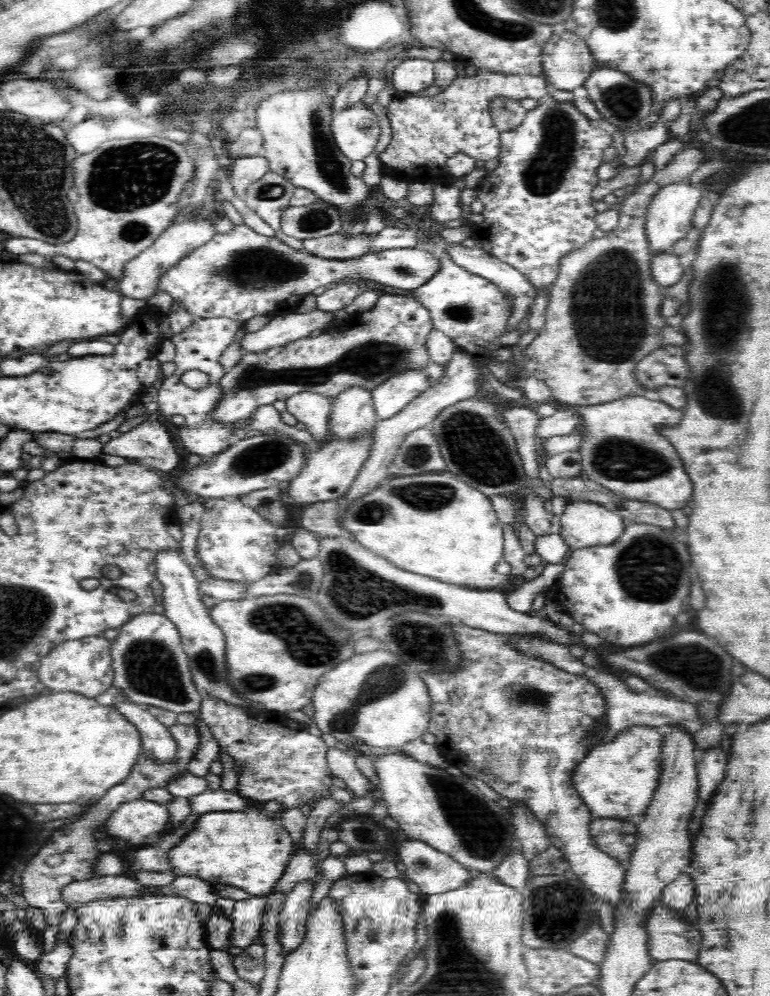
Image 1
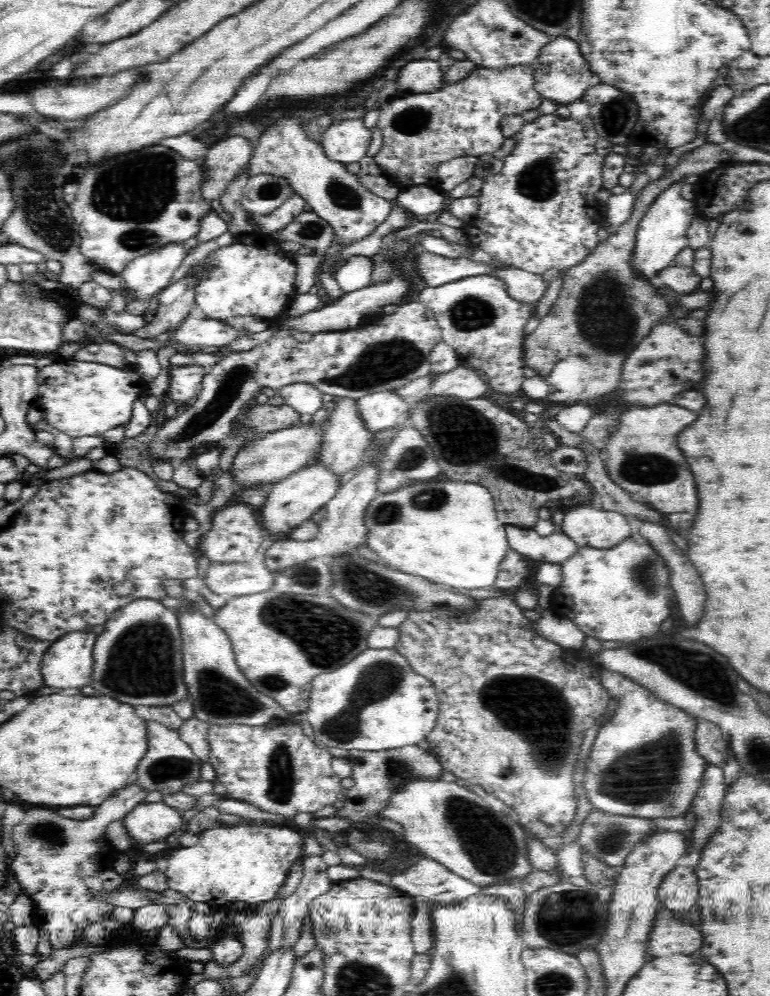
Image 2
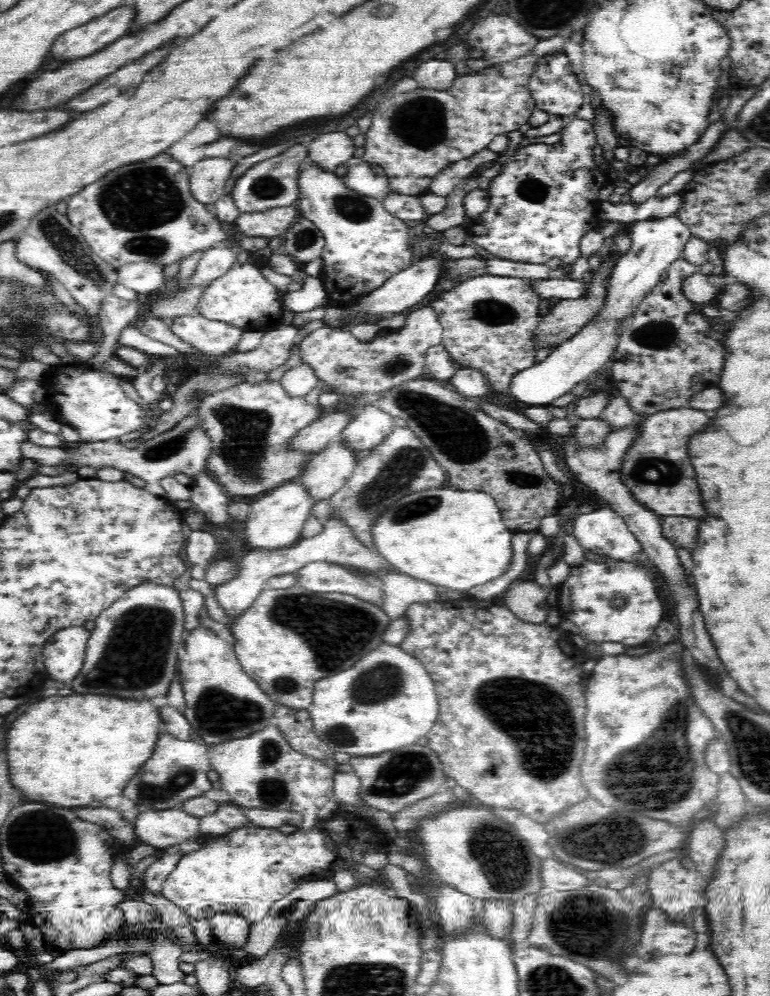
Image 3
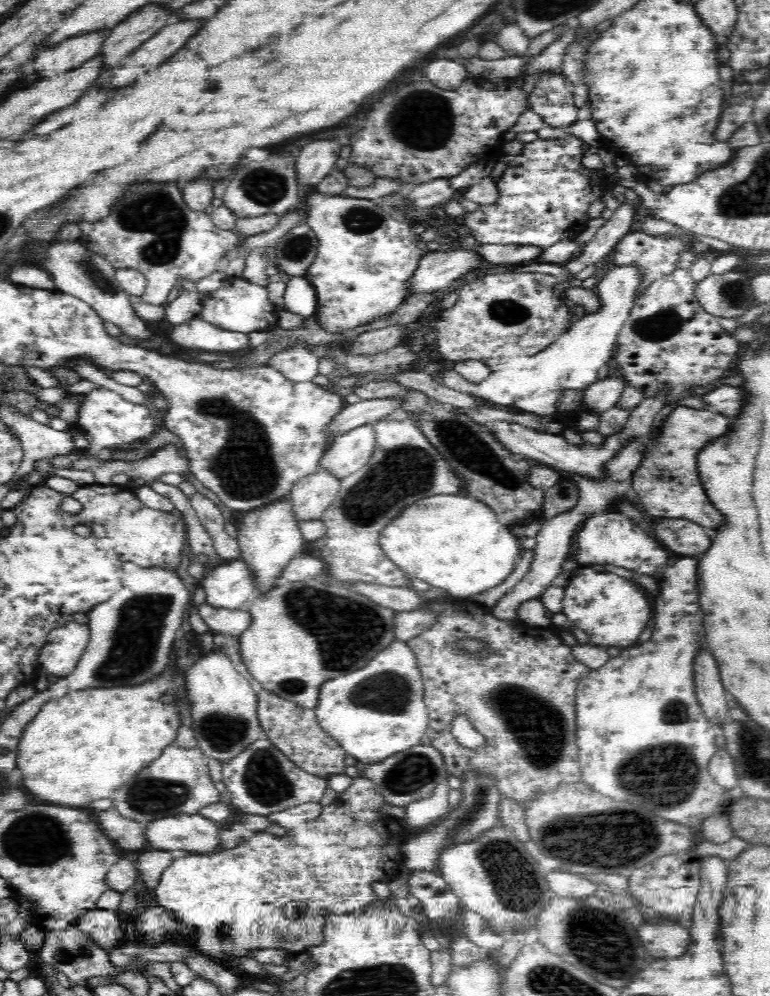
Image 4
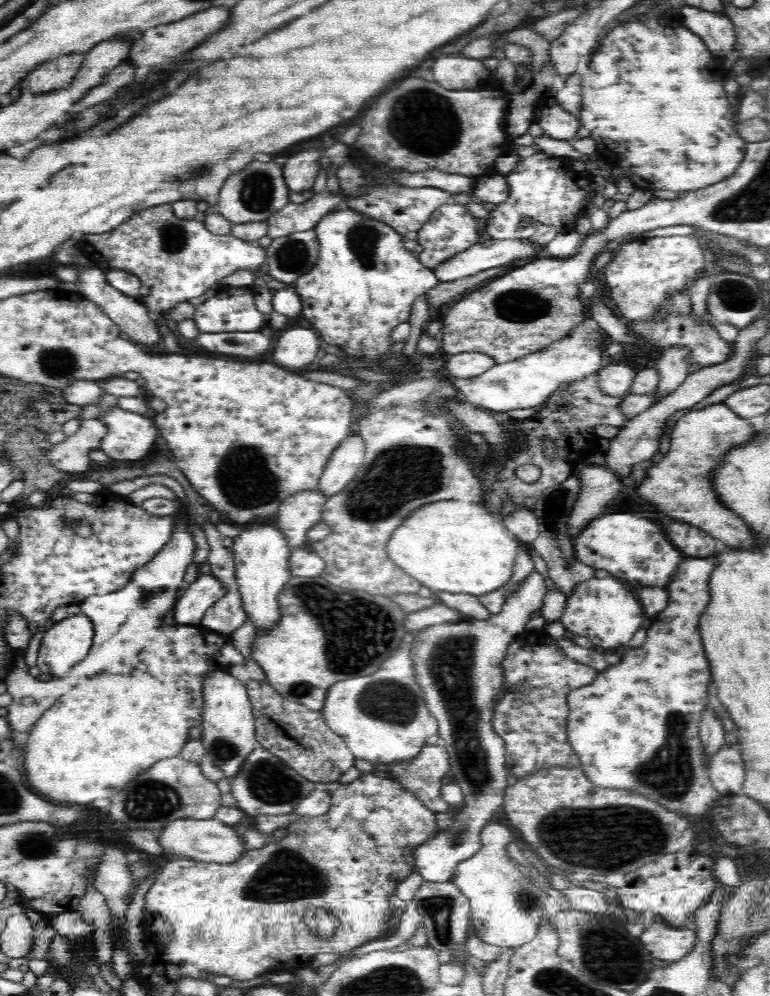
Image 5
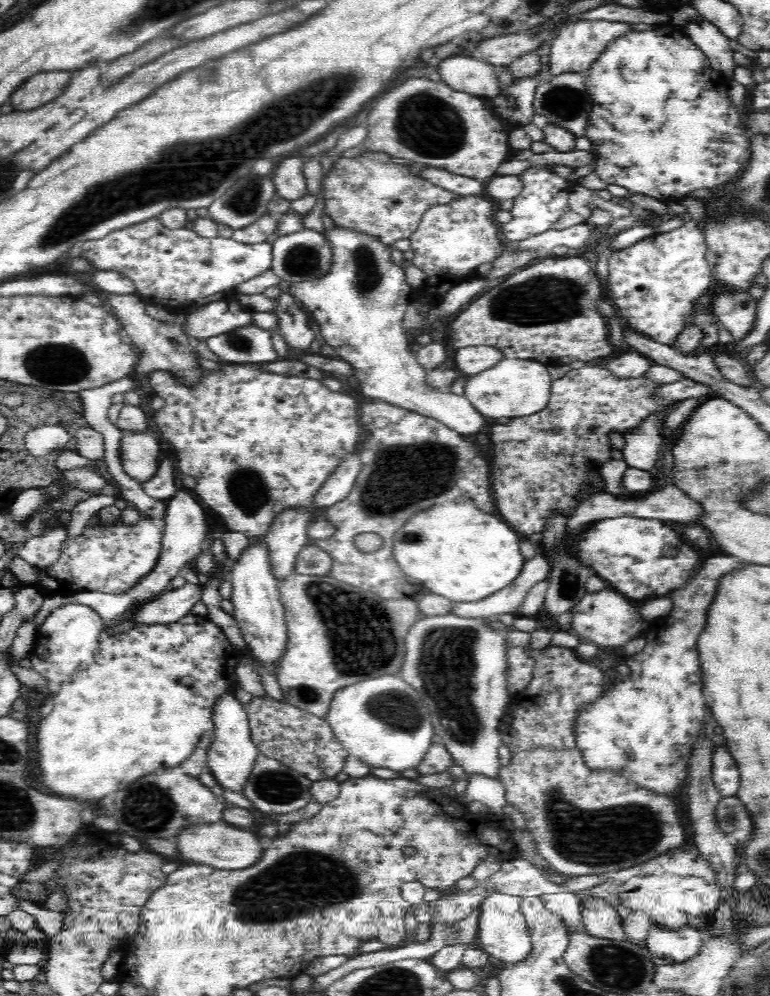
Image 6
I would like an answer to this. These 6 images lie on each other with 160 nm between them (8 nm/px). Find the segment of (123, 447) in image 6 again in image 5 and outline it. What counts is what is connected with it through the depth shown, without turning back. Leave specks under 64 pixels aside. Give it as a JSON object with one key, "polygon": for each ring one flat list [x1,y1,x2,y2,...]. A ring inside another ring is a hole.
{"polygon":[[117,406,110,407,97,419,108,428,99,449,116,463,140,460,152,451,159,428,148,417]]}

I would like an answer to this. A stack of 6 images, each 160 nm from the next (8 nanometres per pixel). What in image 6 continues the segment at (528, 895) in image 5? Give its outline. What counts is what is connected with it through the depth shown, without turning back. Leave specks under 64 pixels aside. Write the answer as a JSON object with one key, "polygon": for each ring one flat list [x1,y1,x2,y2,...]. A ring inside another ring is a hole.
{"polygon":[[490,893,486,895,480,906,479,923,475,944,483,948,489,955,505,963,517,963,524,960,531,951,530,929,520,912,523,899,508,893]]}

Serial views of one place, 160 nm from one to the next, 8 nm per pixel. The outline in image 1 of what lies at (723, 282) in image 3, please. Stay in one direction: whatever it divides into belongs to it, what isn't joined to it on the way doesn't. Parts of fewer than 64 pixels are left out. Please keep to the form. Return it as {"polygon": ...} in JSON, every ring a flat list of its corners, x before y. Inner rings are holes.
{"polygon":[[666,251,654,253,651,260,653,279,658,285,664,287,678,283,694,257,694,252,682,256,667,253]]}

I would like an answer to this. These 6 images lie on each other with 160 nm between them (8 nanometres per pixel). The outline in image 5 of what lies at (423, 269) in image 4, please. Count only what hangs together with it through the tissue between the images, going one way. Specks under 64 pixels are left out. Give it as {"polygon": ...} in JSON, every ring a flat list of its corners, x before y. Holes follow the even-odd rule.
{"polygon":[[491,239,456,253,452,258,431,268,431,271,440,283,453,282,489,268,508,265,519,258,532,256,538,249,539,244,531,244,527,239]]}

